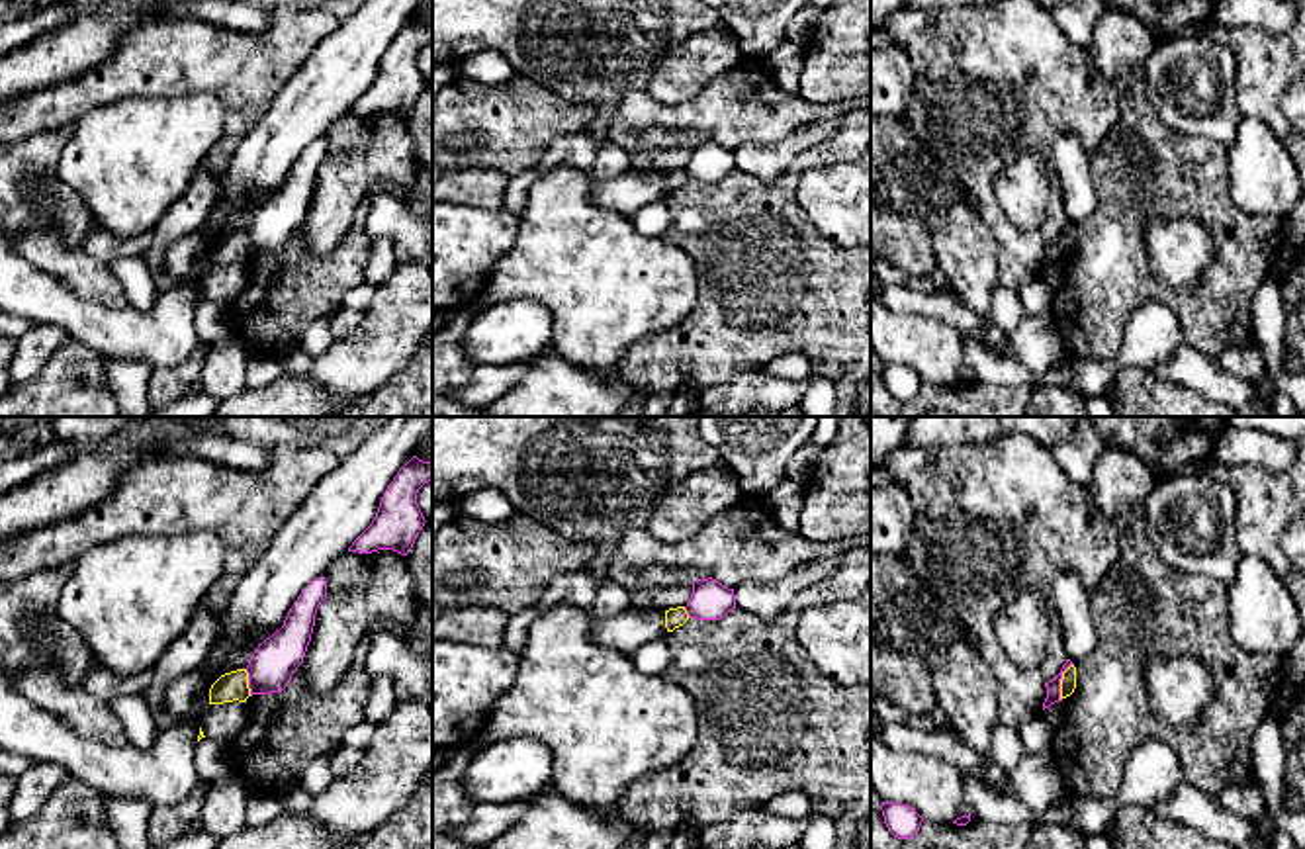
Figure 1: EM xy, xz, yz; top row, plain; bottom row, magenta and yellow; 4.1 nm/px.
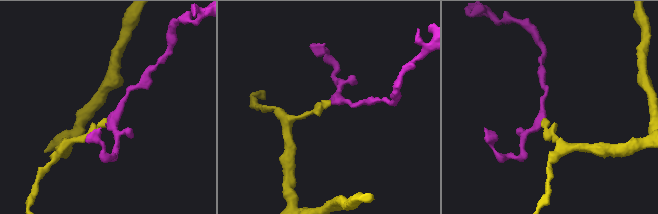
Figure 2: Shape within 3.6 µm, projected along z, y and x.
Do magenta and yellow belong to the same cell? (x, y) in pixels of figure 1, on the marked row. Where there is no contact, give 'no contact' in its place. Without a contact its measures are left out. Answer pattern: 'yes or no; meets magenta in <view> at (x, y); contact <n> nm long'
no; meets magenta in yz at (1059, 681); contact 160 nm long

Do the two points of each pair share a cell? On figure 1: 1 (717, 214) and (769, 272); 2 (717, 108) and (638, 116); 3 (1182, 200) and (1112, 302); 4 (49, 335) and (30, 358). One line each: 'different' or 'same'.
1: same
2: same
3: same
4: same

